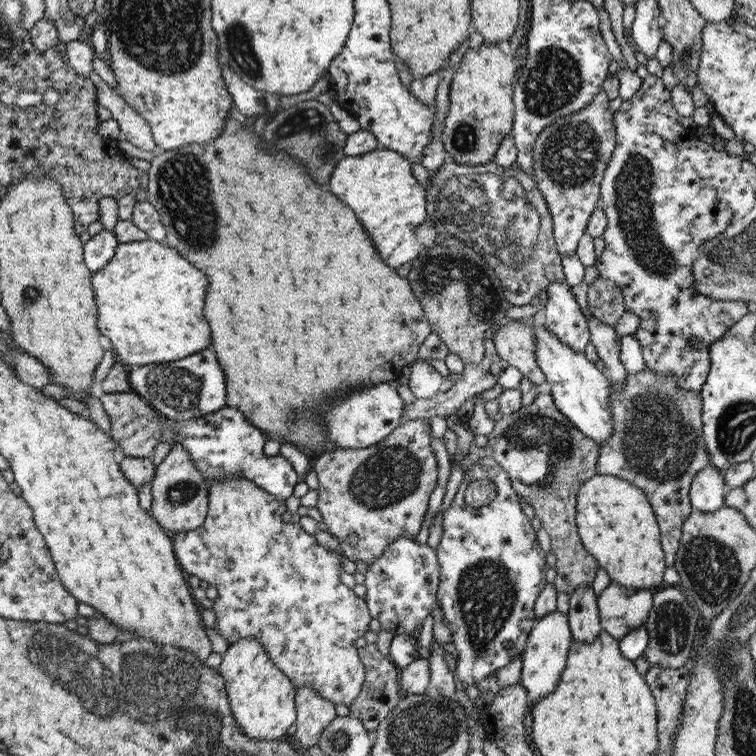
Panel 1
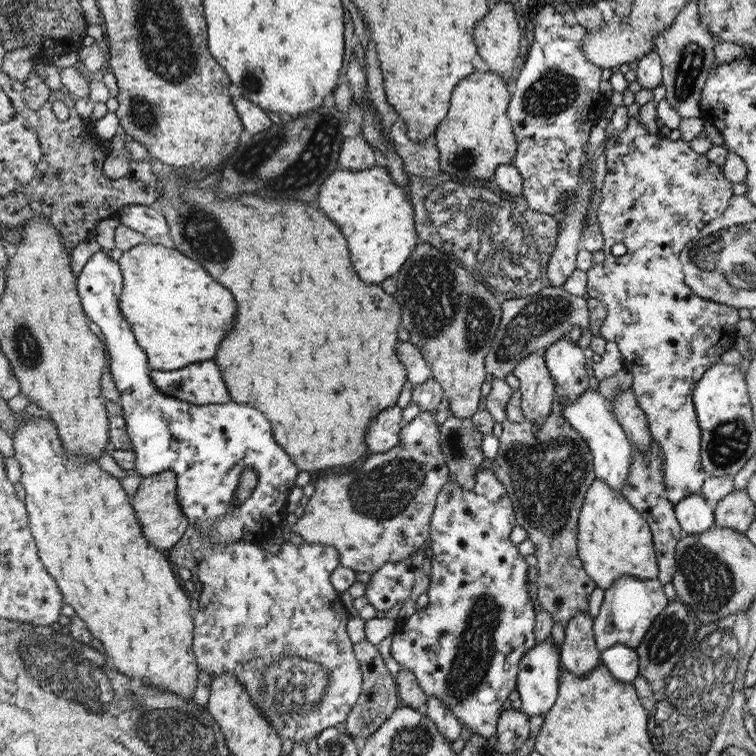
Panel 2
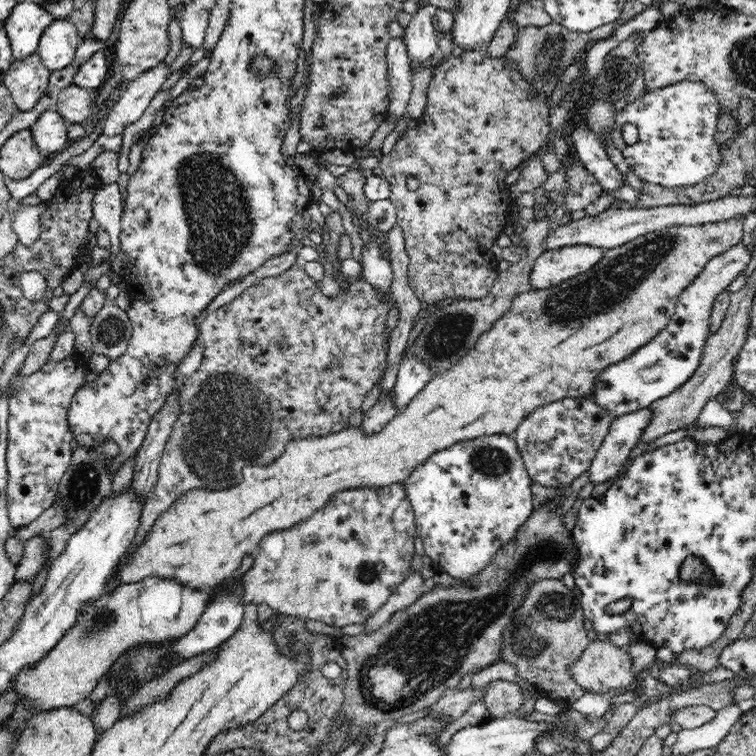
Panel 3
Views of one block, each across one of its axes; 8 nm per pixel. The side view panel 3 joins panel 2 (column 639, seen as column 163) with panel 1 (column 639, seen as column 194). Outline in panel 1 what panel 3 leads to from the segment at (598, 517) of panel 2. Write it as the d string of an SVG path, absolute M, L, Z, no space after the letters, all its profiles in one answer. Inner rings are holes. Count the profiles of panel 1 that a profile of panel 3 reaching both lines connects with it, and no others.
M596 474L577 492L576 522L586 552L620 586L650 589L663 582L666 569L659 524L648 497L620 477Z

